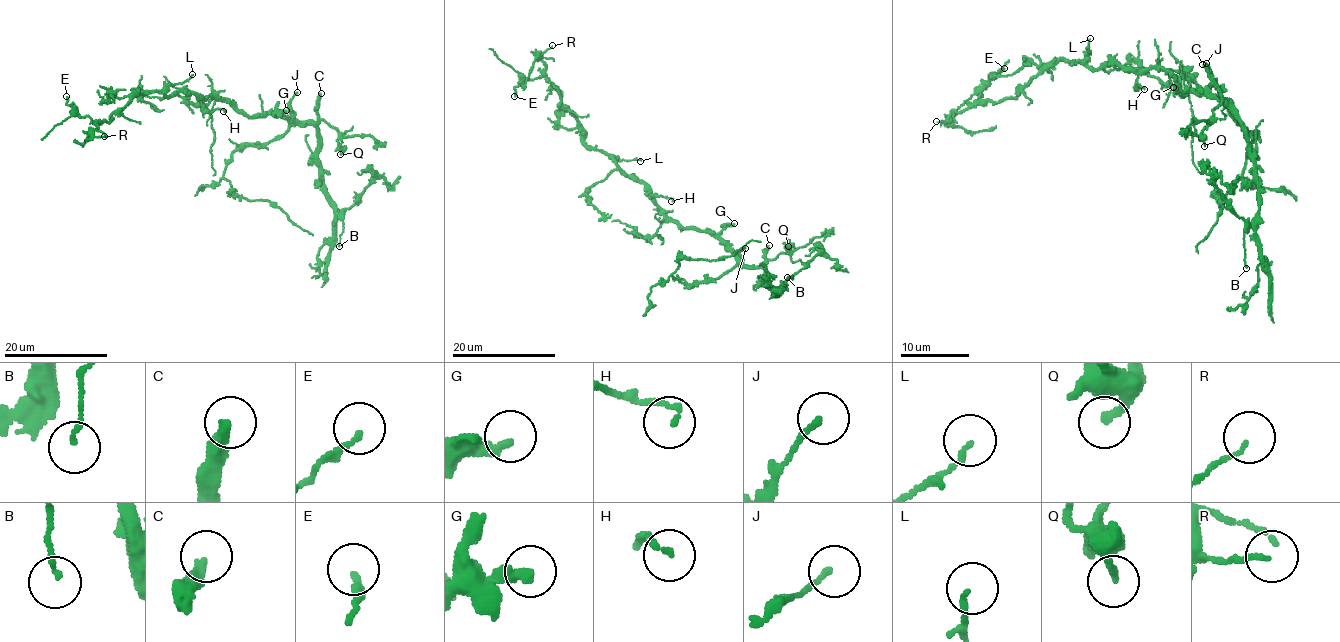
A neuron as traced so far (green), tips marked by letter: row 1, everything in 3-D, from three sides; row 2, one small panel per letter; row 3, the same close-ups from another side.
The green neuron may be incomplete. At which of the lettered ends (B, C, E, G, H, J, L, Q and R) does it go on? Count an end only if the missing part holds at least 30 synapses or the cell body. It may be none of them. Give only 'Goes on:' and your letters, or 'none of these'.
Goes on: C

